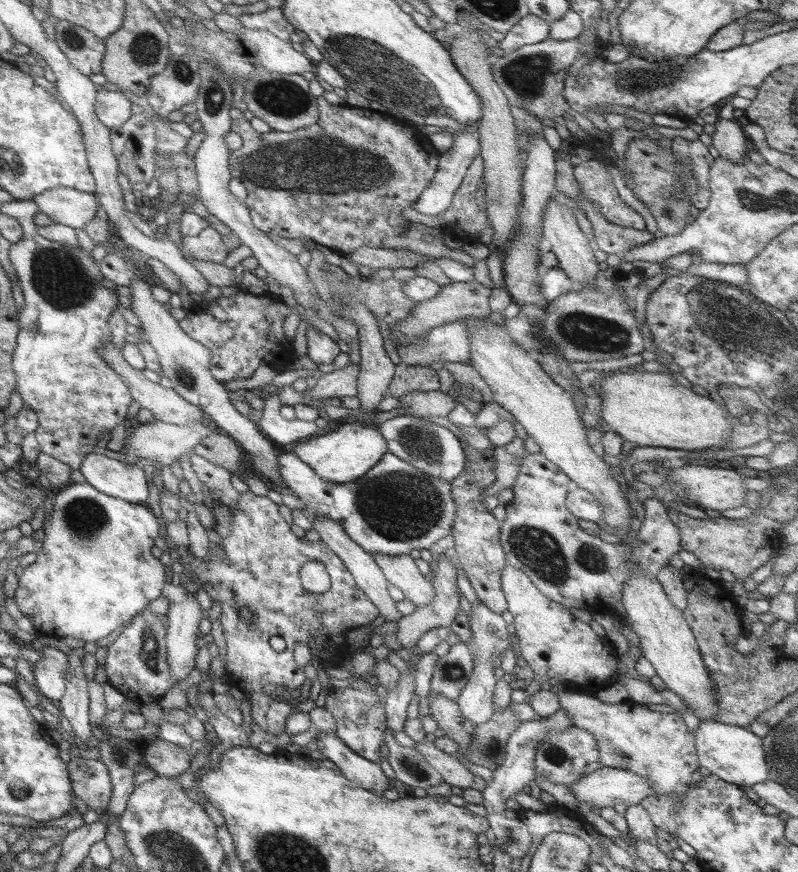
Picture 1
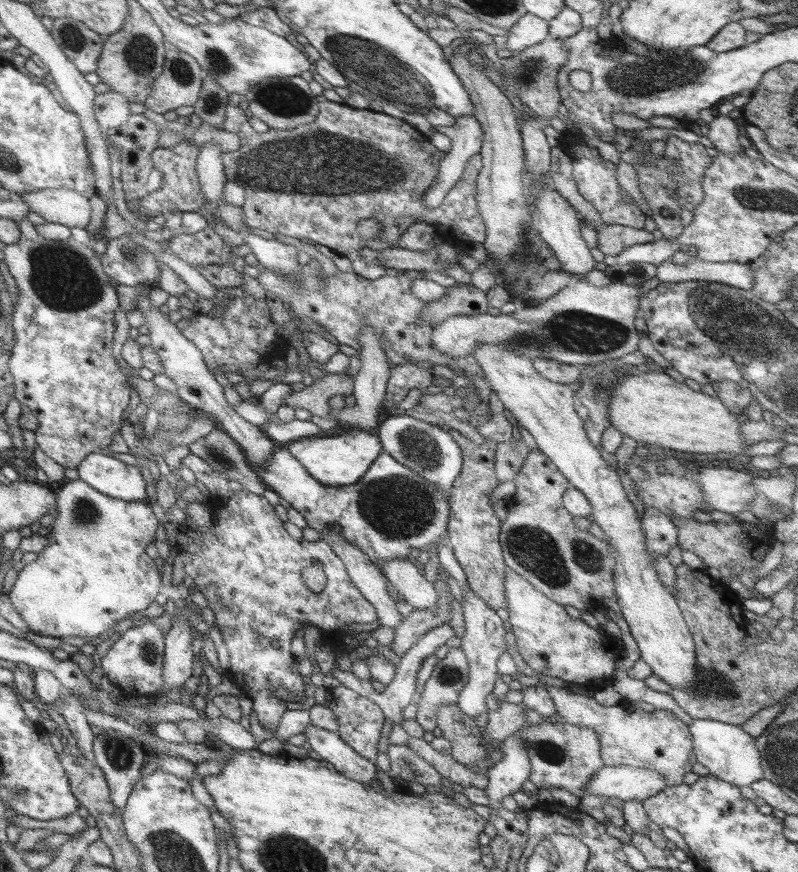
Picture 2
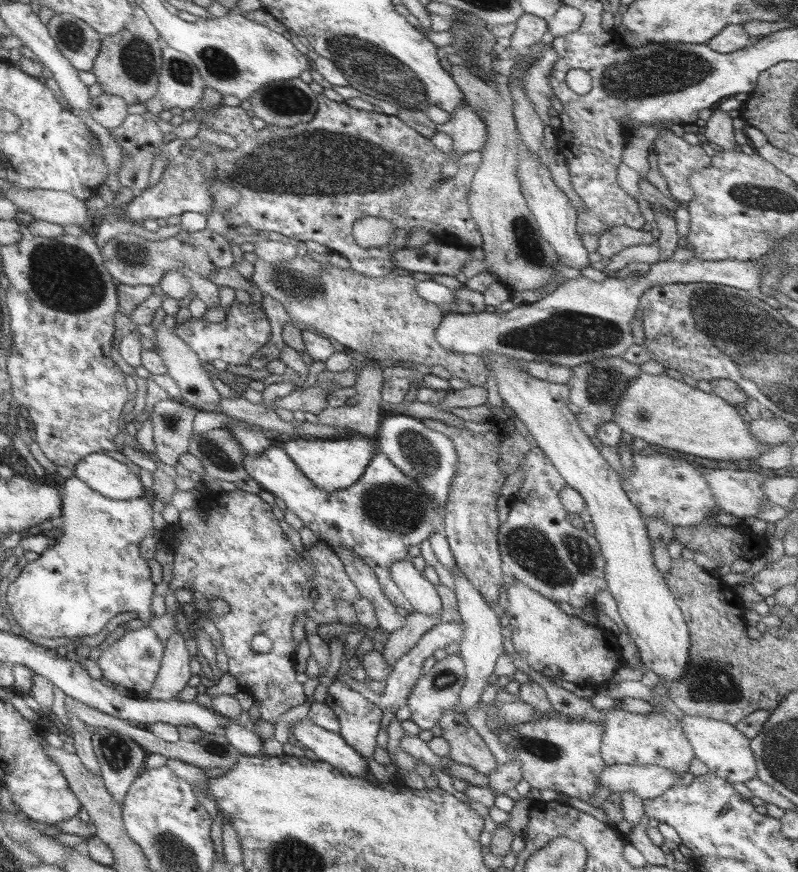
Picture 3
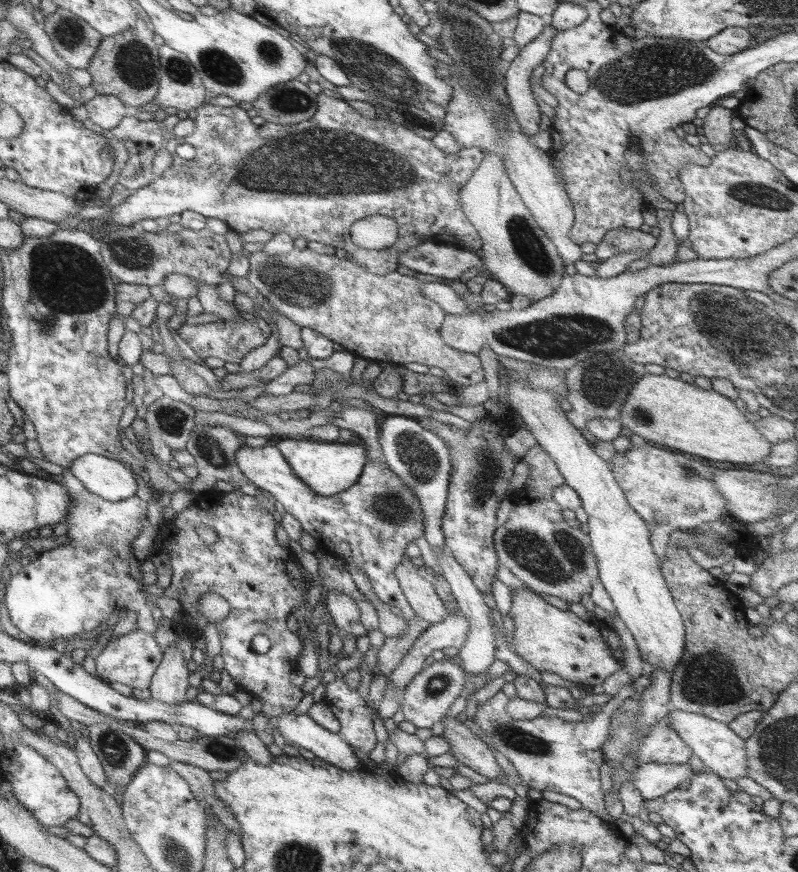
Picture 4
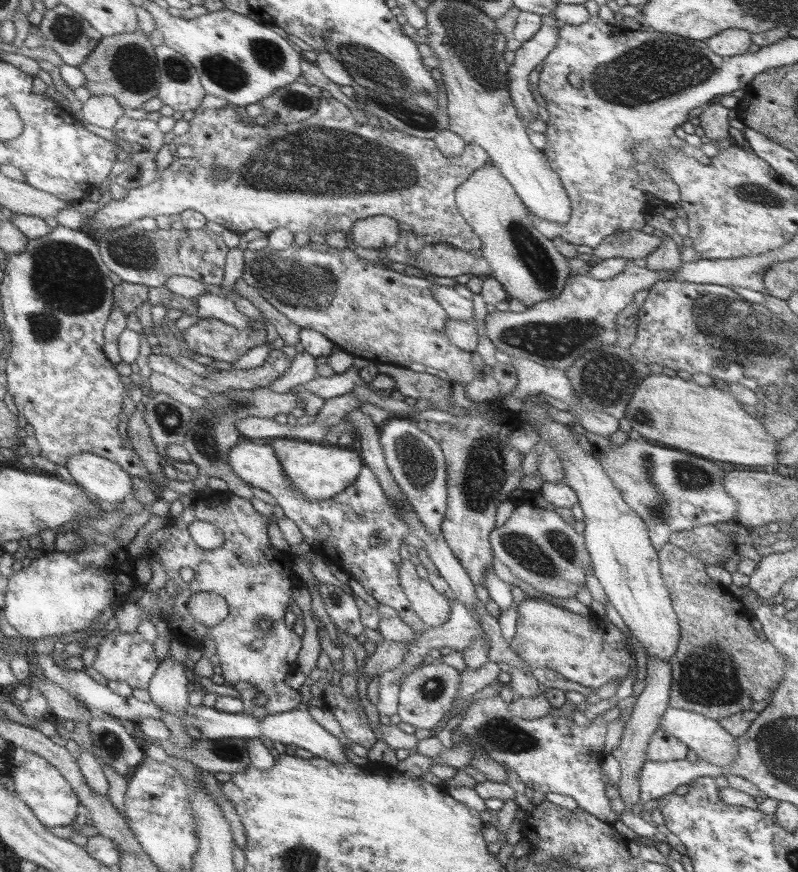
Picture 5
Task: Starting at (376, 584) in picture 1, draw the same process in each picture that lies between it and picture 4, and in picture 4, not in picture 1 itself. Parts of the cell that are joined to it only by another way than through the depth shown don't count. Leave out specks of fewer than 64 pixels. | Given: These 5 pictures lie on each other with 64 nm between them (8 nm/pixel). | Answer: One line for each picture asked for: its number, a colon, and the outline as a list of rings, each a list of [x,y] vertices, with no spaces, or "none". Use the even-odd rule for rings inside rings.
2: [[[327,526],[327,530],[325,530],[325,534],[323,536],[319,536],[321,540],[325,540],[325,544],[331,548],[331,552],[339,558],[339,562],[343,564],[343,568],[345,568],[345,574],[347,574],[347,578],[349,578],[349,582],[353,584],[353,588],[361,594],[361,598],[365,600],[365,602],[369,602],[371,604],[371,608],[375,610],[375,616],[377,616],[377,624],[381,626],[381,628],[397,628],[399,624],[401,624],[401,616],[399,616],[399,612],[397,612],[397,608],[395,608],[395,604],[397,602],[393,602],[393,598],[387,594],[387,590],[385,590],[385,582],[383,582],[383,578],[381,578],[381,574],[377,572],[377,568],[357,550],[357,548],[353,548],[351,544],[347,544],[347,542],[343,542],[343,536],[337,532],[337,528],[333,528],[335,532],[331,532],[329,530],[329,526]]]
3: [[[337,548],[335,554],[341,560],[347,578],[351,580],[351,584],[355,586],[359,596],[365,598],[365,602],[373,604],[379,630],[383,630],[385,634],[393,634],[393,632],[401,630],[401,626],[405,624],[405,618],[399,616],[395,612],[395,608],[379,592],[379,584],[377,584],[375,576],[369,572],[369,568],[365,568],[365,564],[345,548]]]
4: [[[347,564],[345,570],[347,570],[351,582],[355,584],[357,592],[363,594],[365,600],[367,600],[369,604],[373,604],[373,608],[375,608],[375,612],[377,612],[377,618],[379,618],[379,626],[377,626],[377,630],[379,630],[385,638],[399,638],[399,636],[403,636],[403,634],[407,632],[407,624],[405,624],[401,618],[389,614],[389,610],[387,610],[389,606],[387,606],[387,604],[381,604],[381,602],[371,594],[369,584],[367,584],[367,580],[363,578],[361,572],[357,572],[351,564]]]

